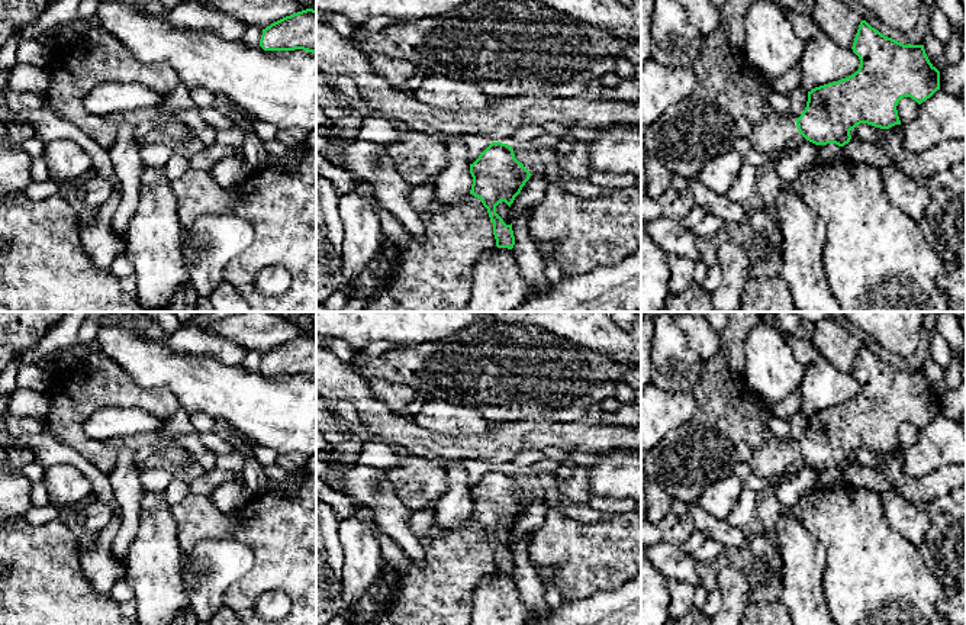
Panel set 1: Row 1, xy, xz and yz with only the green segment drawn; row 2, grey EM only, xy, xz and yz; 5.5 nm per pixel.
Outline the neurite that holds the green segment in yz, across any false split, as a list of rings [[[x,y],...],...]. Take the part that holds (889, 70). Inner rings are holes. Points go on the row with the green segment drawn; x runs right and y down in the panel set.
[[[862,20],[851,49],[860,59],[859,70],[808,91],[806,107],[796,119],[799,133],[815,145],[844,146],[851,139],[850,131],[860,123],[880,129],[901,125],[896,110],[901,99],[911,97],[921,104],[940,90],[940,71],[930,62],[924,45],[904,45]]]

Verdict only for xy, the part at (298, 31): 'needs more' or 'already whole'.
already whole

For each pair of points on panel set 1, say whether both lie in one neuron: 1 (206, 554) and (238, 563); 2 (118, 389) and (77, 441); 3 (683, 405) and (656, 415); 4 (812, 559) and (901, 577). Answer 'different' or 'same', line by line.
1: same
2: same
3: same
4: different

